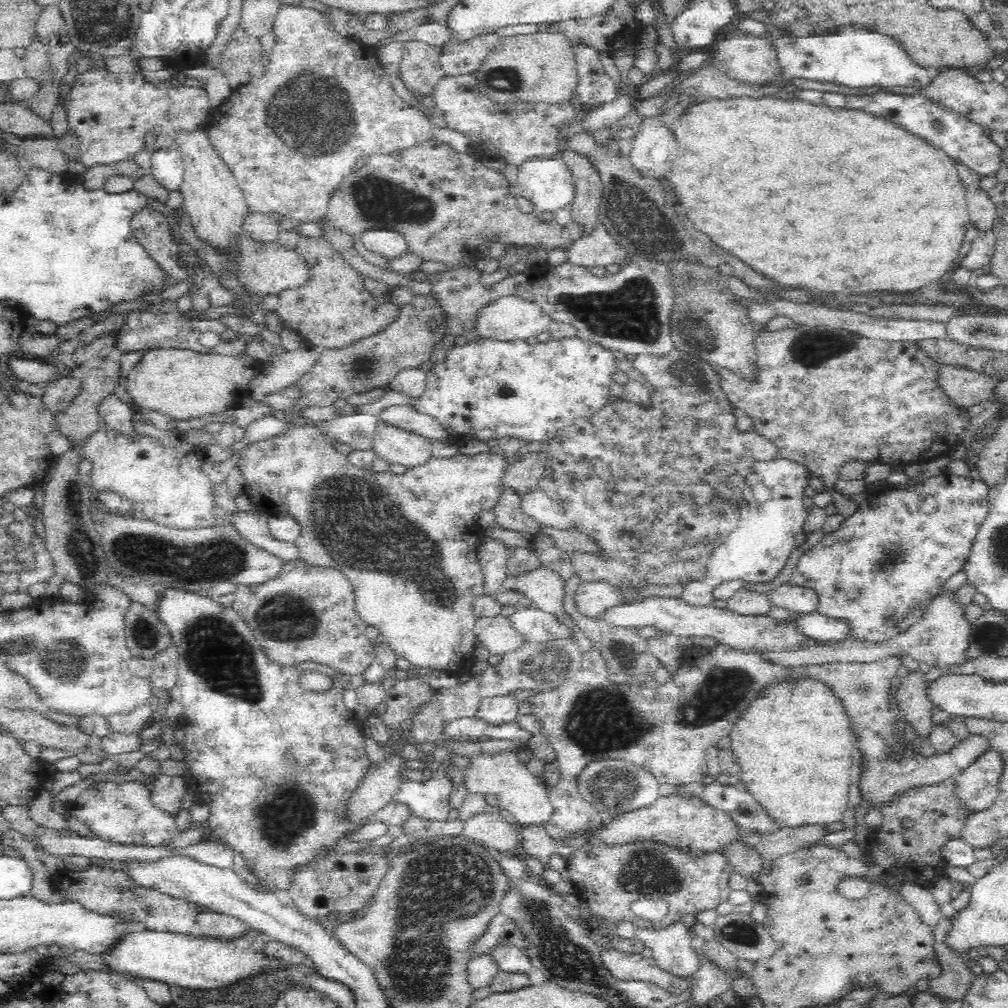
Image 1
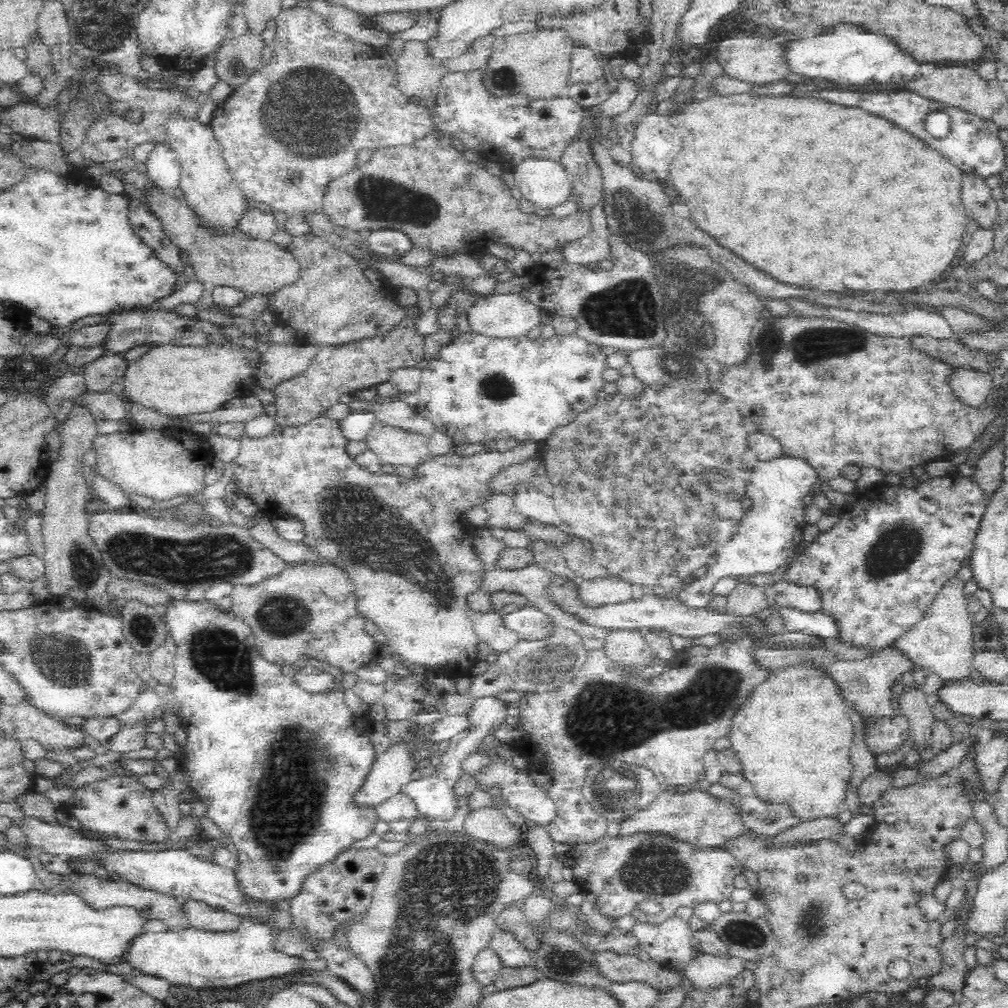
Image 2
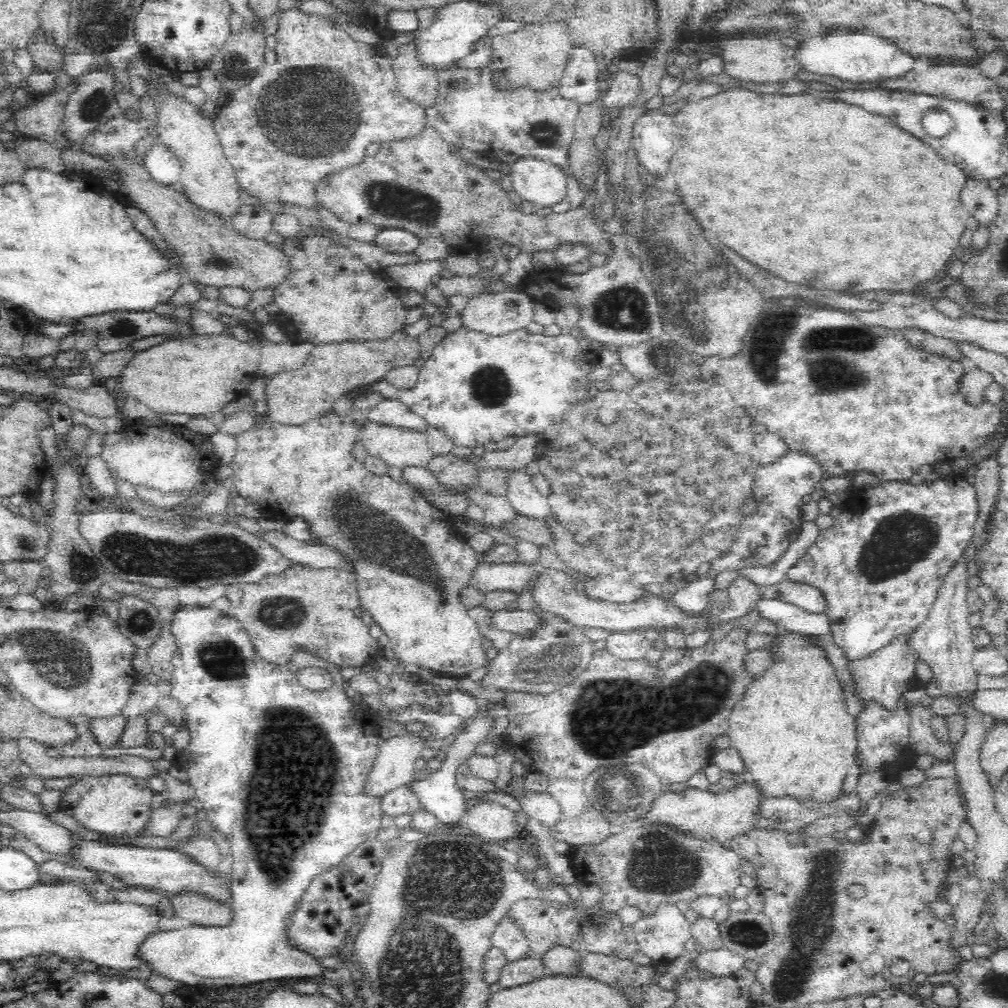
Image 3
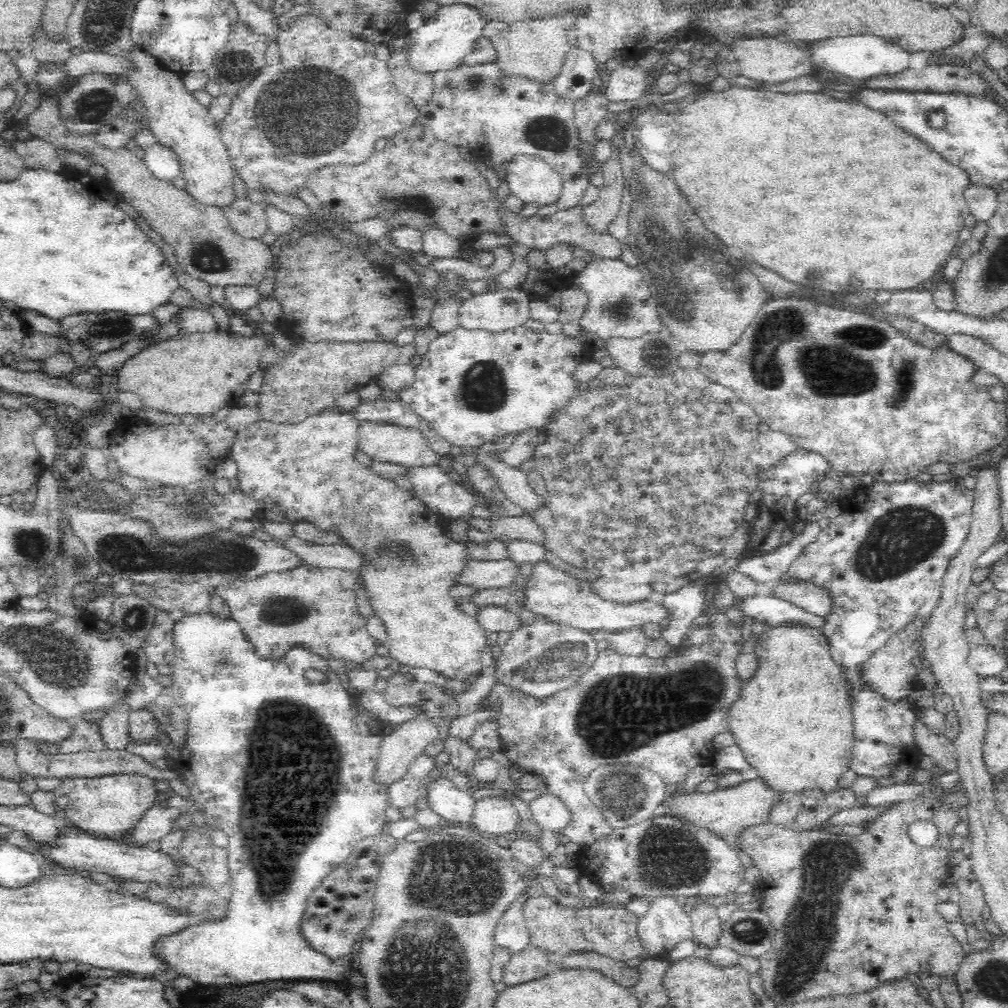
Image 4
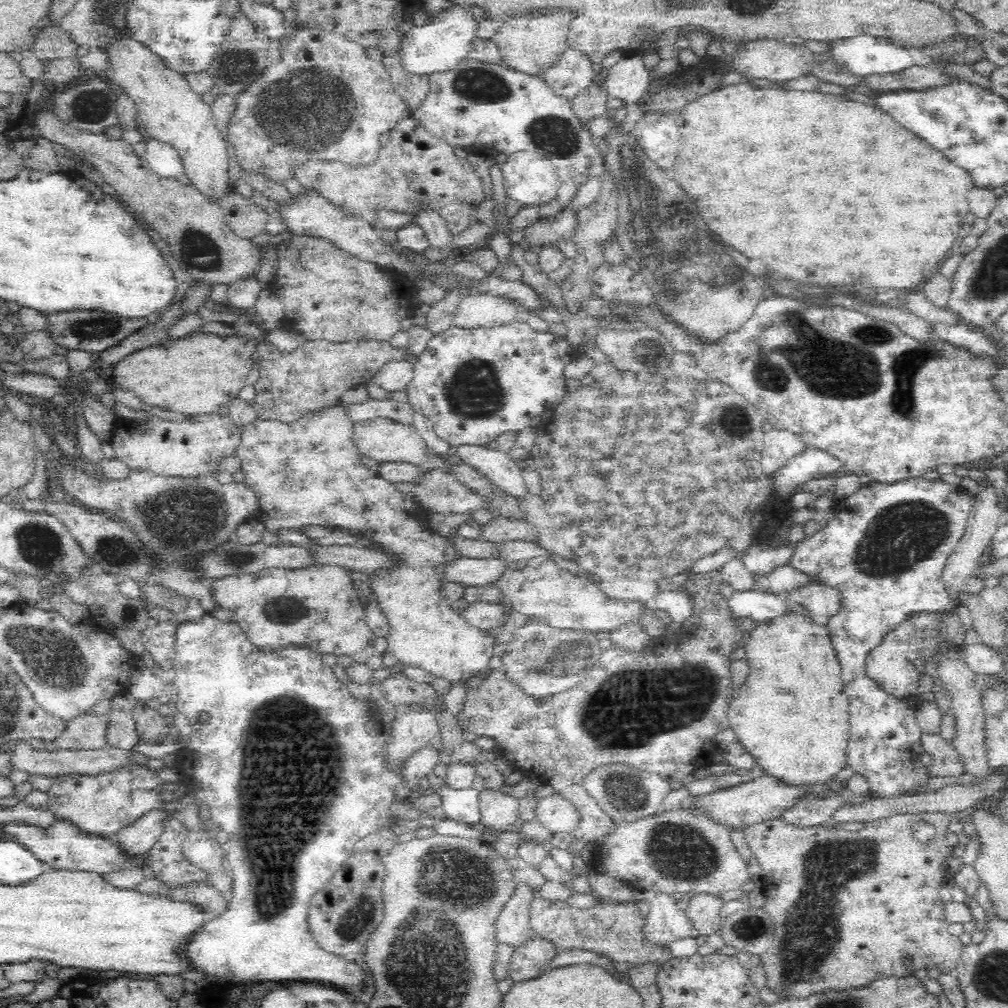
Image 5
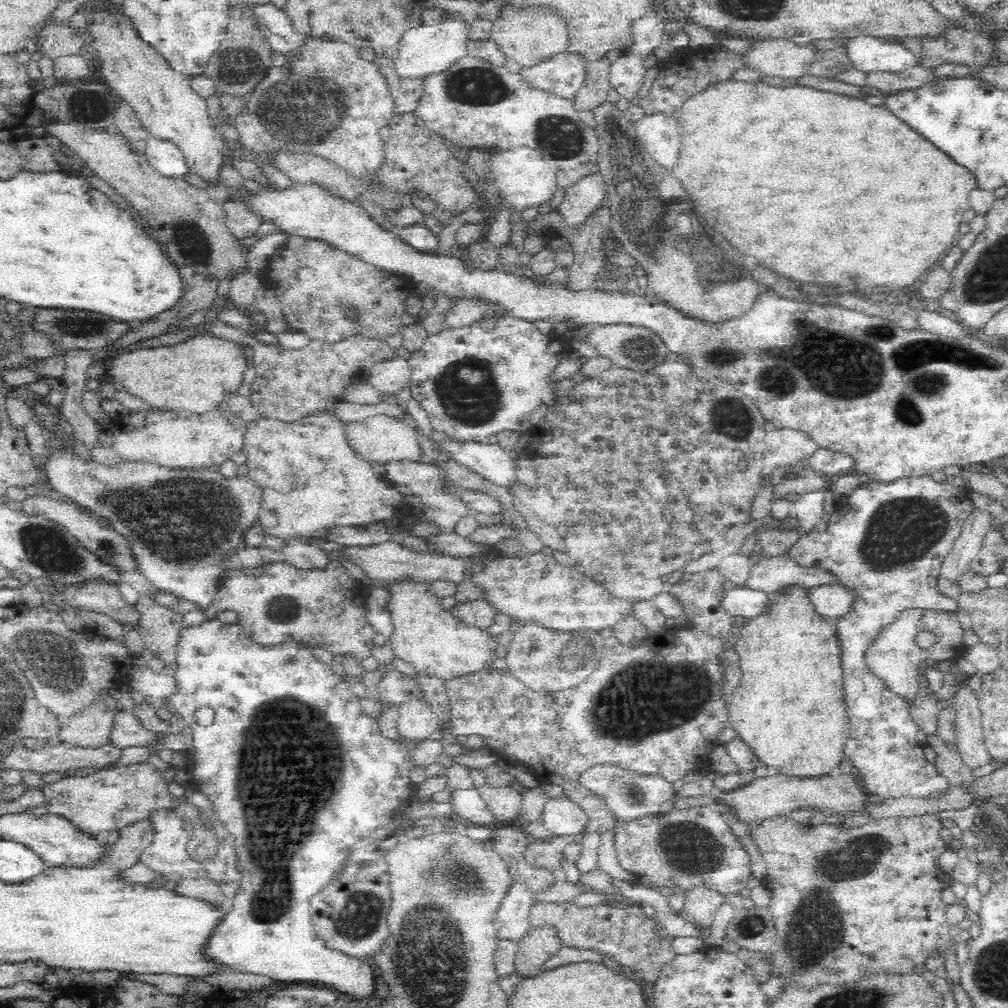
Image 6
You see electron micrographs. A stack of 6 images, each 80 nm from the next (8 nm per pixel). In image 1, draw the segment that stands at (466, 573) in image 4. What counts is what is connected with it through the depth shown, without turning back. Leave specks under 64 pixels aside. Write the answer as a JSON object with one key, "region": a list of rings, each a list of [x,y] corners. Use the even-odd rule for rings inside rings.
{"region":[[[540,566],[519,575],[506,575],[499,586],[502,590],[526,595],[533,602],[532,606],[552,614],[562,626],[581,635],[580,627],[564,609],[564,582],[556,572]]]}

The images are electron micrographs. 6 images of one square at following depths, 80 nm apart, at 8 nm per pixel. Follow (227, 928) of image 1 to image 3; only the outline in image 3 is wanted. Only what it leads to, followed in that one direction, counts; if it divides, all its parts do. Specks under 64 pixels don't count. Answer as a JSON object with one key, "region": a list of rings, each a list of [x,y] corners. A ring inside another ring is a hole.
{"region":[[[178,891],[167,899],[173,906],[174,915],[189,920],[192,925],[225,925],[231,919],[231,909],[228,902],[208,897],[198,891]]]}

